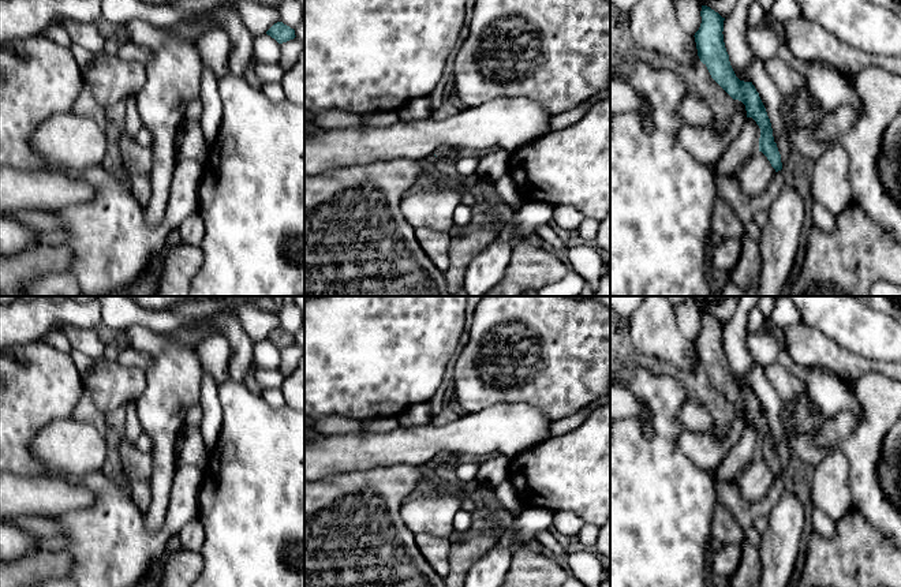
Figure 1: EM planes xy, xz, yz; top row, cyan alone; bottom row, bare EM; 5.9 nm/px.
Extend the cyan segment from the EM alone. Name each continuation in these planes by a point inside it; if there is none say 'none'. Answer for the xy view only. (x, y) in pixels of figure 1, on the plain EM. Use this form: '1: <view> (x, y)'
none

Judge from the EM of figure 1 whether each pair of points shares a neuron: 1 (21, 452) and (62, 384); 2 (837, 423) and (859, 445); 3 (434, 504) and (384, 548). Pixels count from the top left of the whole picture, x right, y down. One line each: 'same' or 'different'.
1: same
2: different
3: different

